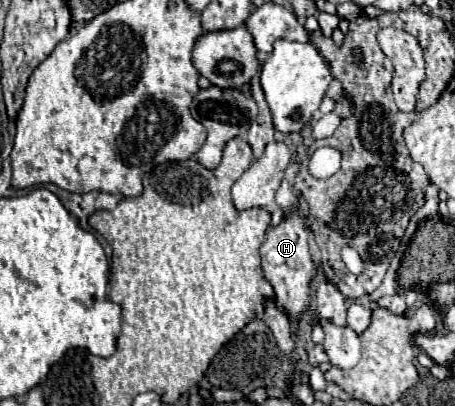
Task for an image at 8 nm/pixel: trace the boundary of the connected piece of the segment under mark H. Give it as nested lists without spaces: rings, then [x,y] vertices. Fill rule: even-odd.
[[[299,215],[285,217],[279,227],[269,227],[261,245],[261,267],[267,281],[275,289],[277,301],[289,311],[289,317],[299,317],[309,307],[309,281],[315,273],[315,265],[309,255],[309,229],[301,223]]]

